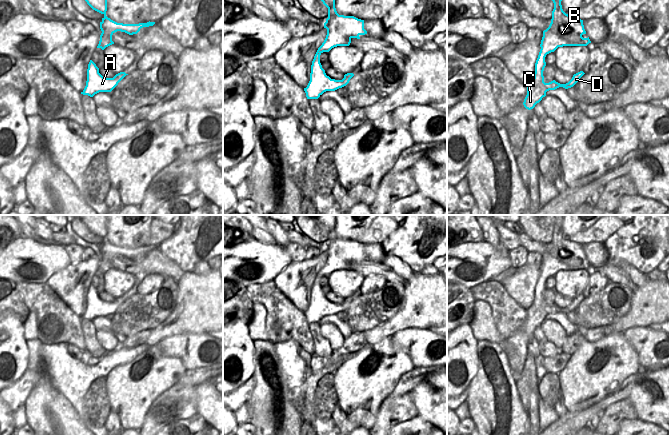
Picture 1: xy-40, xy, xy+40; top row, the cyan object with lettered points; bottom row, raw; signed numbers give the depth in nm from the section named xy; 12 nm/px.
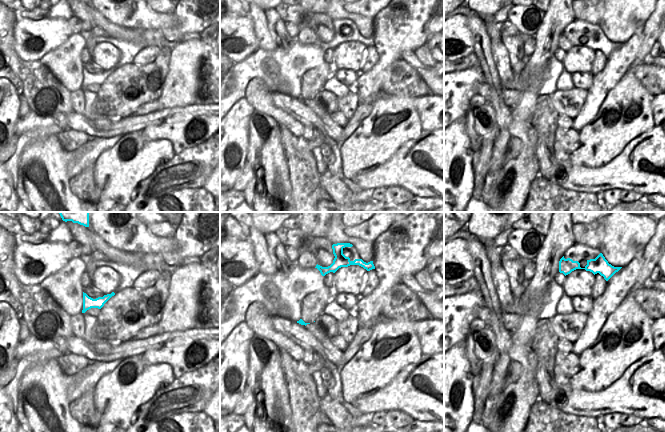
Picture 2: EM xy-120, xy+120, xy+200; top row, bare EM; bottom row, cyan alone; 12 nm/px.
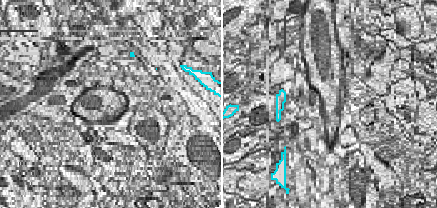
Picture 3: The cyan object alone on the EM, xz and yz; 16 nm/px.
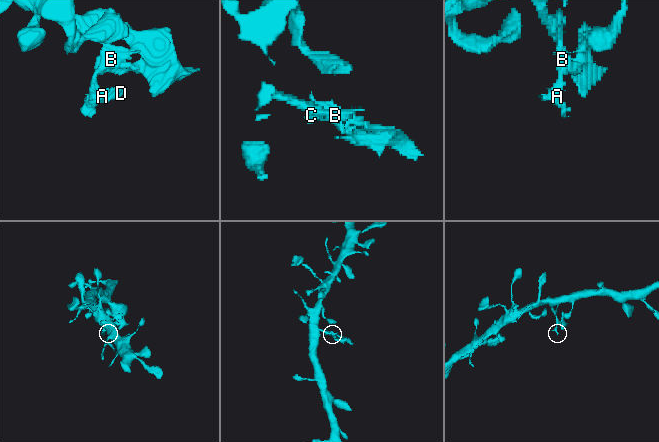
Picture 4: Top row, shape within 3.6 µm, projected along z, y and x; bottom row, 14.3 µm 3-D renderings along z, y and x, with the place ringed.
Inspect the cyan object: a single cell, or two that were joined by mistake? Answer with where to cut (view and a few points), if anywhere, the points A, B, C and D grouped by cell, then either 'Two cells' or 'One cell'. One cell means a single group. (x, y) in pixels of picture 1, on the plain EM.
No split. Groups: A B C D. One cell.

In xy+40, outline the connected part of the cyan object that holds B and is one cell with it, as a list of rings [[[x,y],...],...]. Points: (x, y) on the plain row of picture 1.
[[[547,215],[552,220],[554,233],[549,251],[543,255],[543,261],[540,268],[540,276],[535,287],[535,297],[532,306],[527,310],[527,319],[523,329],[531,334],[539,327],[546,316],[555,314],[559,311],[565,313],[573,311],[579,303],[585,298],[580,295],[573,299],[572,303],[566,308],[560,308],[555,304],[545,307],[543,295],[546,290],[545,281],[554,276],[558,271],[563,270],[587,270],[591,267],[589,261],[583,262],[586,258],[583,244],[573,242],[566,238],[561,229],[563,215]]]

